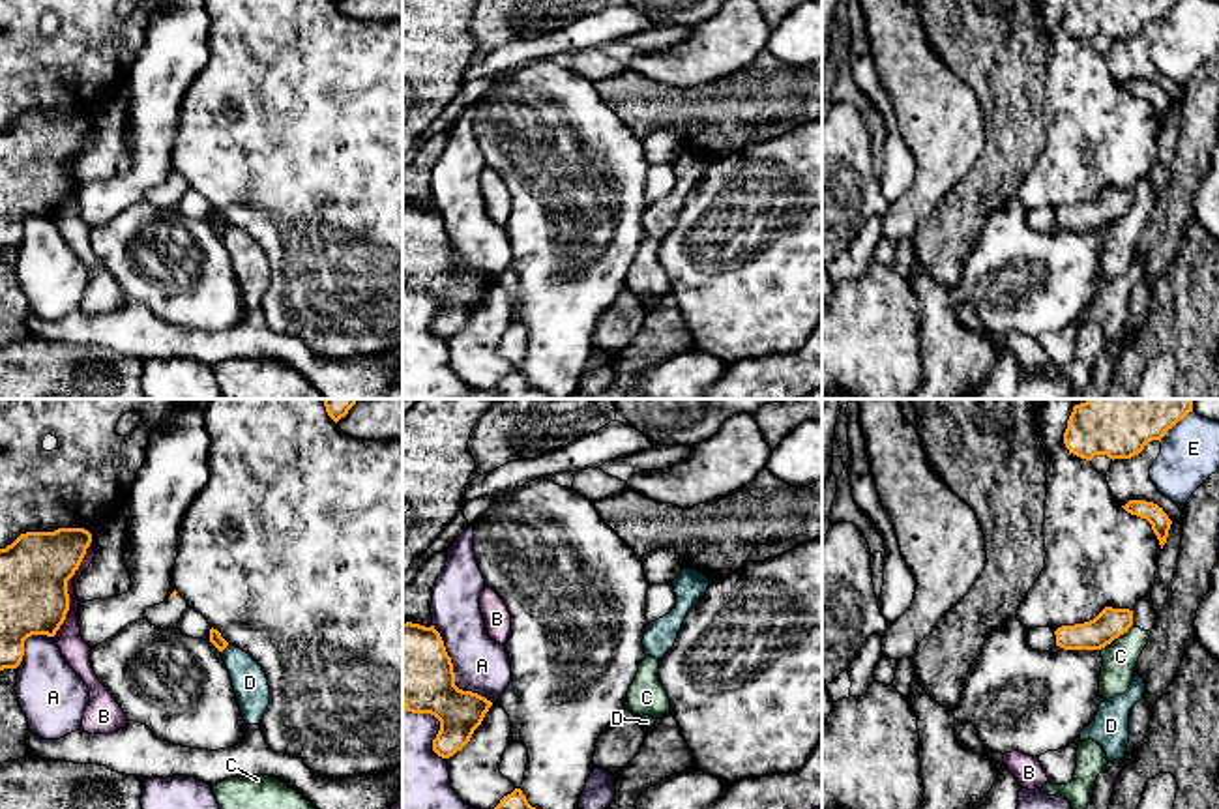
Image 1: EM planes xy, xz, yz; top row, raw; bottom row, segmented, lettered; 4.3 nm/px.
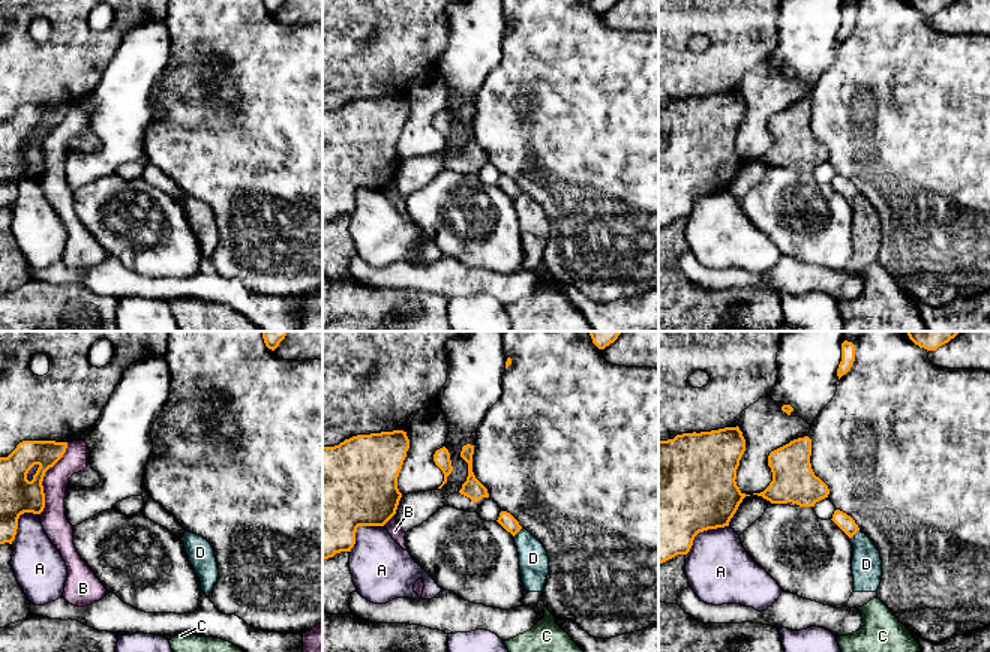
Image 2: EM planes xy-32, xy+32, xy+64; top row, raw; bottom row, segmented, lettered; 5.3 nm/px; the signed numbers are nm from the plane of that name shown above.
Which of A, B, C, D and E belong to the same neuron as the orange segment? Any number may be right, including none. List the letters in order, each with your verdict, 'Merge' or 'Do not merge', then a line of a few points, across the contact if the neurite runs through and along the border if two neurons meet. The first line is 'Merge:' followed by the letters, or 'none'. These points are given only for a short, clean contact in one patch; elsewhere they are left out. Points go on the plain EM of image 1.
Merge: none
A: Do not merge
B: Do not merge. Line: xy (90, 122), (79, 148), (68, 161), (68, 193), (53, 218)
C: Do not merge. Line: yz (1131, 205), (1100, 231)
D: Do not merge. Line: xy (229, 225), (221, 233)
E: Do not merge

